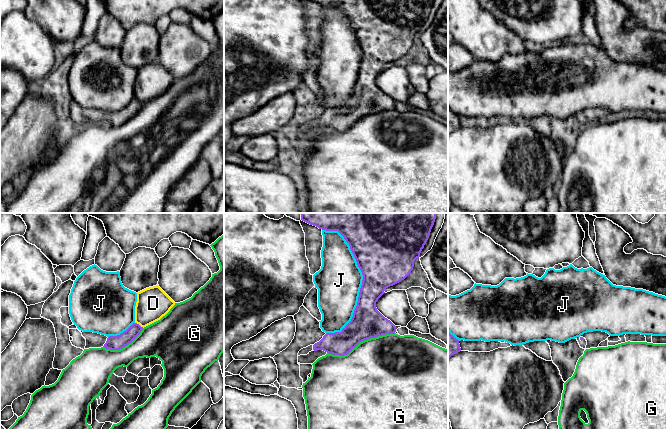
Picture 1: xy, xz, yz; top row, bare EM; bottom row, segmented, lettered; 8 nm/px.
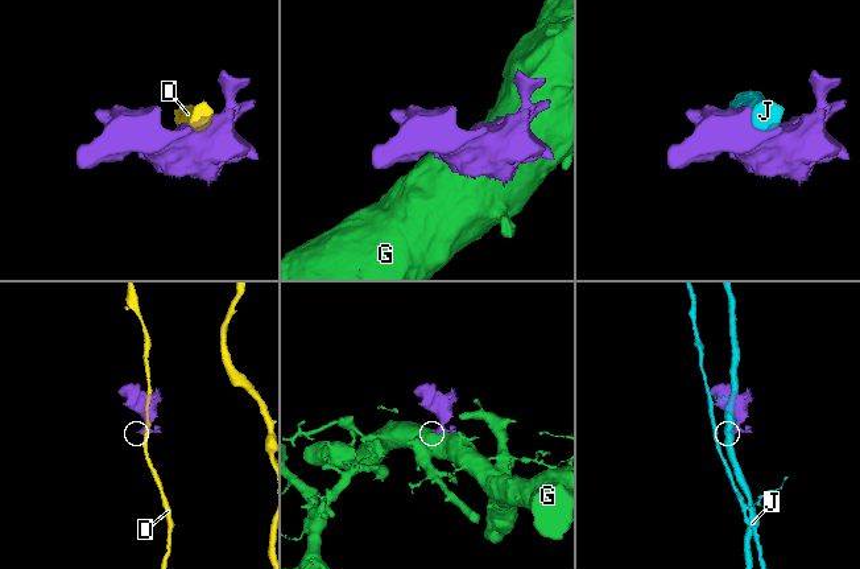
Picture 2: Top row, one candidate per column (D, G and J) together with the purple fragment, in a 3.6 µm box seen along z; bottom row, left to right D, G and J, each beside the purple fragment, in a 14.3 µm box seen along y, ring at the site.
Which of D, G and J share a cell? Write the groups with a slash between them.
D / G / J

